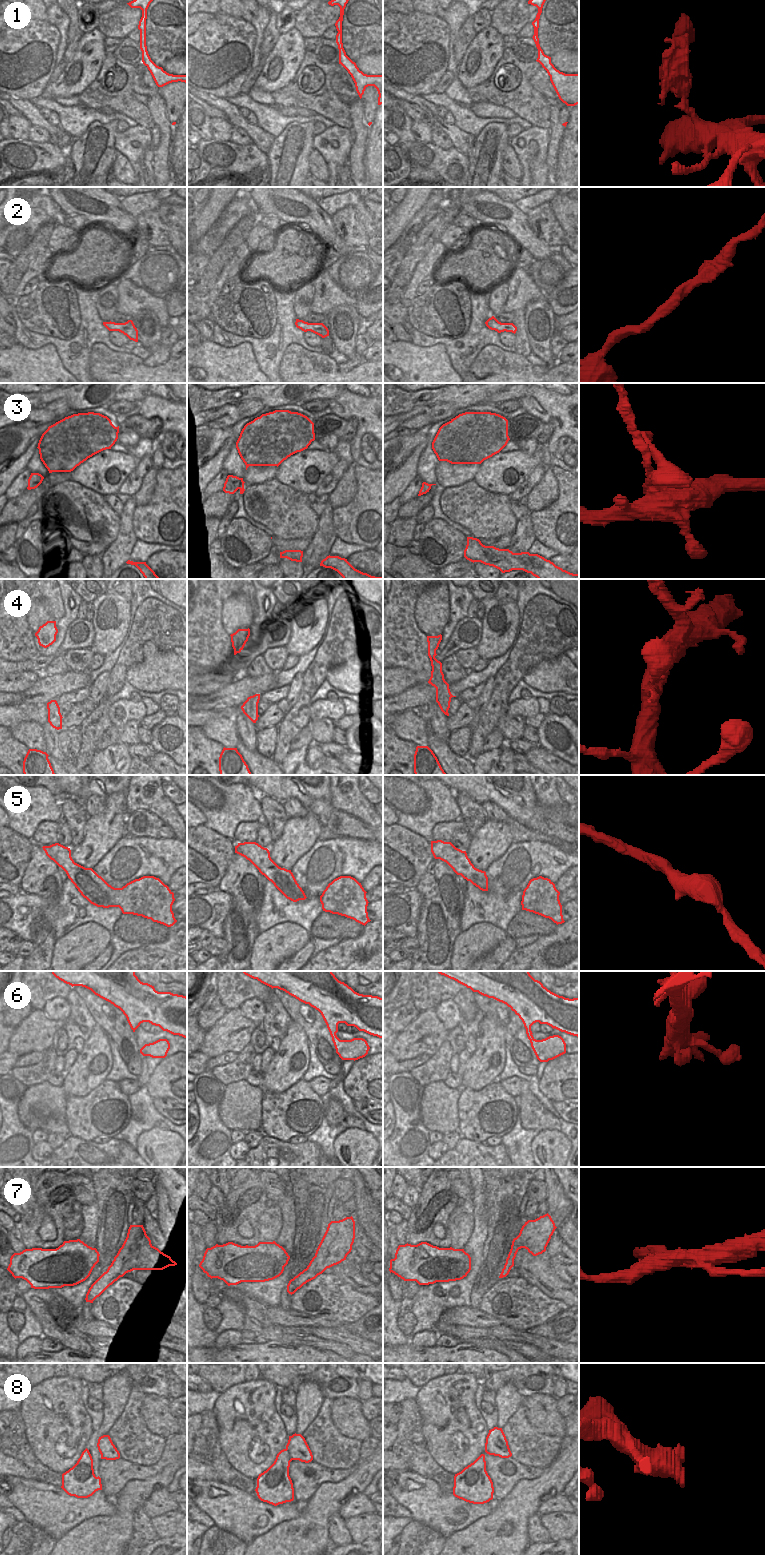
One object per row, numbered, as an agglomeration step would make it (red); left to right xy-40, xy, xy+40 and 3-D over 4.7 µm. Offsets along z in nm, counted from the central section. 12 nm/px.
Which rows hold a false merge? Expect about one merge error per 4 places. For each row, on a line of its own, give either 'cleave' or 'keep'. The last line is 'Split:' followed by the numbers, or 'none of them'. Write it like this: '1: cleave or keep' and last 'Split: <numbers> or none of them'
1: keep
2: keep
3: cleave
4: keep
5: keep
6: keep
7: cleave
8: keep
Split: 3, 7

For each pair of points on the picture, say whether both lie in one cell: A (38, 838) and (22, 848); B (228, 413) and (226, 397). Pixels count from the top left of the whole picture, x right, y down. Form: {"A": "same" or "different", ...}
{"A": "different", "B": "different"}

